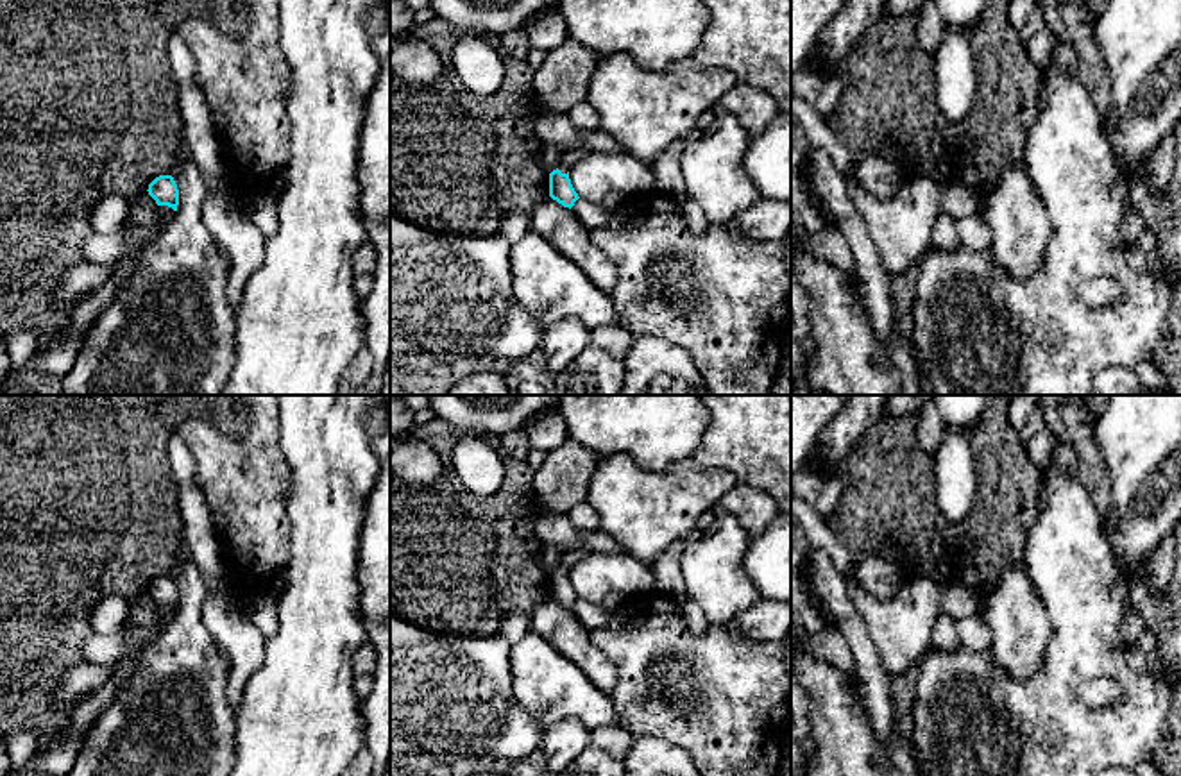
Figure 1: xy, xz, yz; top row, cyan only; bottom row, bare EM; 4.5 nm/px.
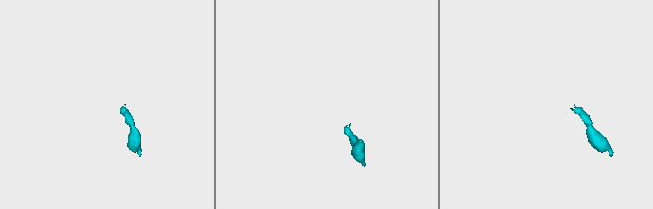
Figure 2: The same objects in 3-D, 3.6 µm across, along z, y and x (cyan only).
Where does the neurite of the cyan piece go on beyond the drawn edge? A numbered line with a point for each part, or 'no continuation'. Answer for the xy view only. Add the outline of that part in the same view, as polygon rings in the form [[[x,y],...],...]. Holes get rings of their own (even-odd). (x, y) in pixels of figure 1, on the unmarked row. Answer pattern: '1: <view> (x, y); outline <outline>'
no continuation

